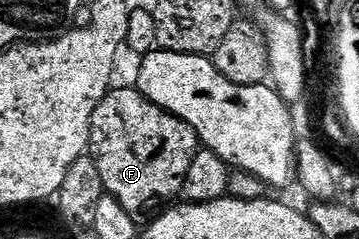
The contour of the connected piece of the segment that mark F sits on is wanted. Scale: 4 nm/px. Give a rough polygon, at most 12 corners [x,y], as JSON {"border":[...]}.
{"border":[[138,88],[107,91],[89,156],[142,215],[182,191],[194,128]]}

